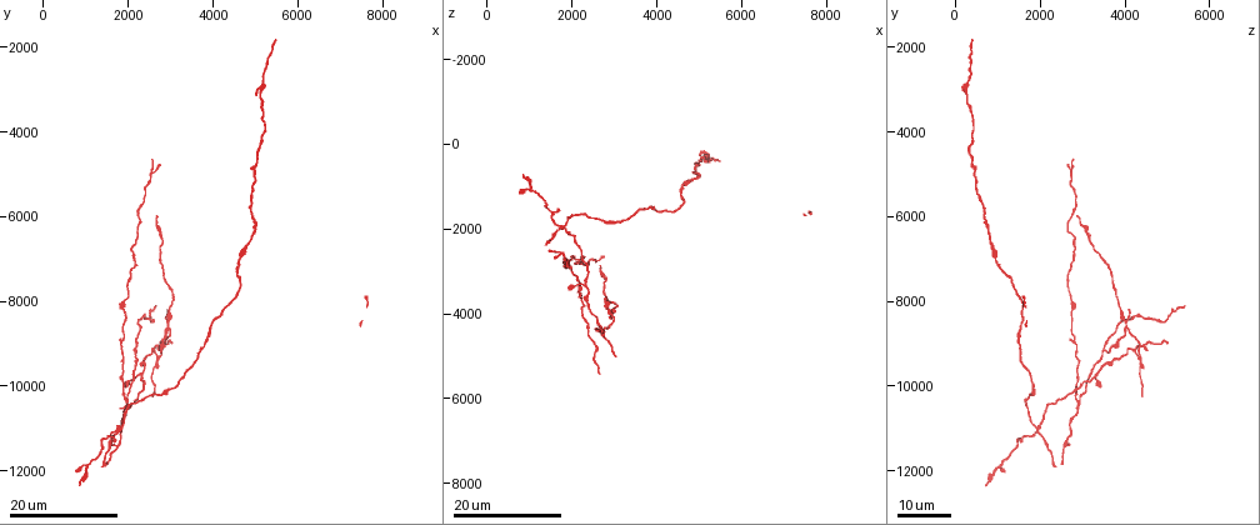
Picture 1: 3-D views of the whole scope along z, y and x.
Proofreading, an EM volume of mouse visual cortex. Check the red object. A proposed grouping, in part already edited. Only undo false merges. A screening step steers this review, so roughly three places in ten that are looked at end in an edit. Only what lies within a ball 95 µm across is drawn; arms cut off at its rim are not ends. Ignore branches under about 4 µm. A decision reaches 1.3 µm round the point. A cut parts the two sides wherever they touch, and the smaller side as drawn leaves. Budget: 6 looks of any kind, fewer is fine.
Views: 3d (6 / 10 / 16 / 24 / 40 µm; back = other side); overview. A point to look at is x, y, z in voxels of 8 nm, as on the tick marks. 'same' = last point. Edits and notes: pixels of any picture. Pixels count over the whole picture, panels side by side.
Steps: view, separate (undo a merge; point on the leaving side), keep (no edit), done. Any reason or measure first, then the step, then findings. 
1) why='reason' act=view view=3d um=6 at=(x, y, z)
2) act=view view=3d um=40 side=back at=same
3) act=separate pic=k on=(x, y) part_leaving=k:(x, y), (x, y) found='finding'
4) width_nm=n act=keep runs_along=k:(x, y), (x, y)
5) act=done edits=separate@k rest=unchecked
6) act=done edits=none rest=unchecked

why='three arms meet' act=view view=3d um=16 at=(1750, 10900, 1950)

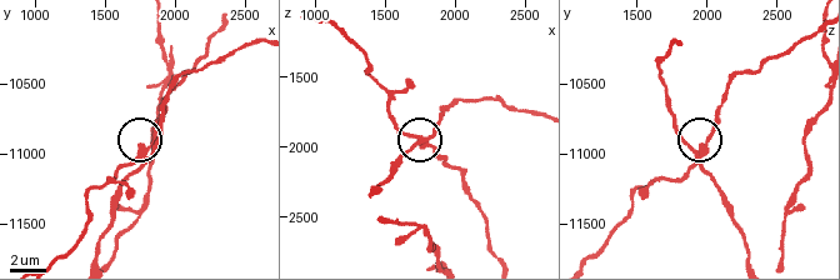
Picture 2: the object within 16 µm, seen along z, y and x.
why='zoom in' act=view view=3d um=10 at=(1780, 10960, 1980)

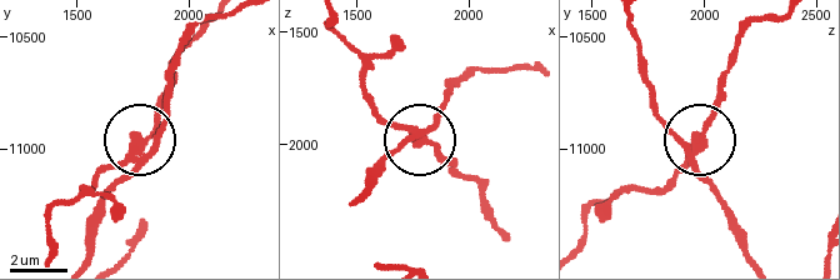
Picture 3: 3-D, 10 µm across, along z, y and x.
why='closer look' act=view view=3d um=6 at=(1780, 10960, 1990)

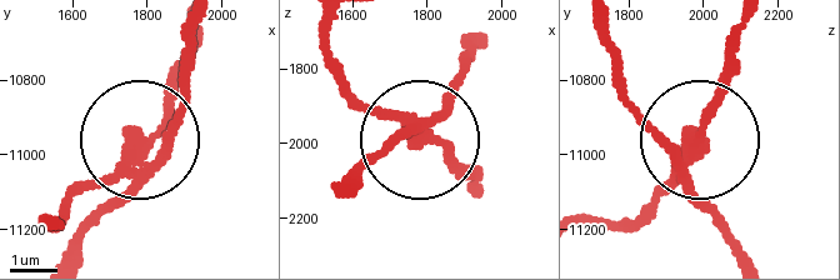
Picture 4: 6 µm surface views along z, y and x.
side_arm_um=19 arms=3 act=separate pic=4 on=(69, 193) found='two cells meet here'

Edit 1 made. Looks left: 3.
why='see it whole again' act=view view=overview

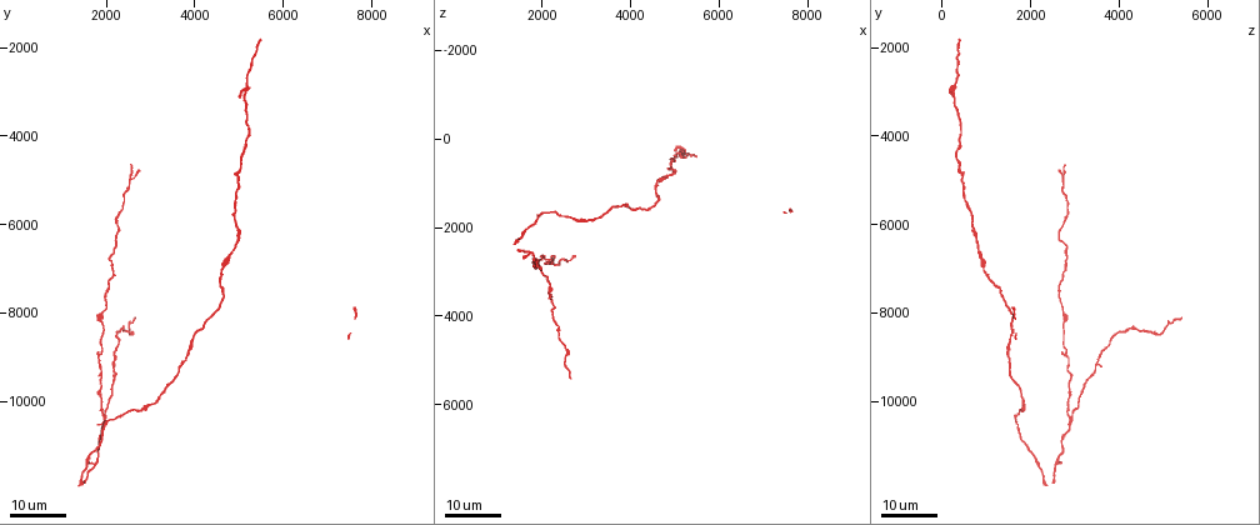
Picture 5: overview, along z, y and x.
why='three-way junction' act=view view=3d um=16 at=(1950, 10350, 2900)

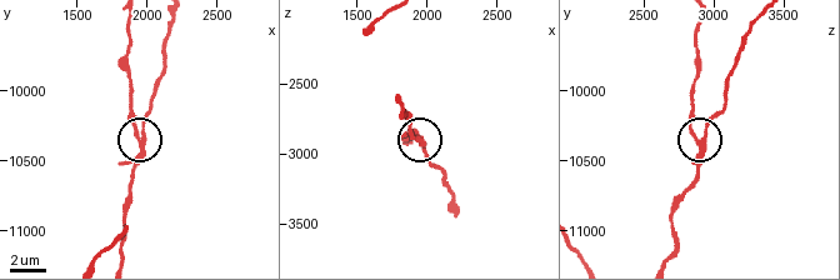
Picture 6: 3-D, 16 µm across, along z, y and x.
why='closer look' act=view view=3d um=10 at=(1980, 10360, 2900)

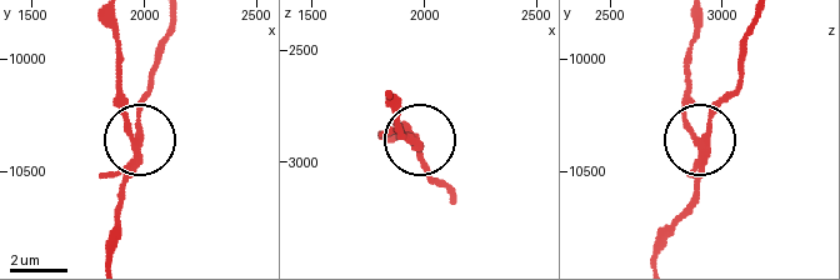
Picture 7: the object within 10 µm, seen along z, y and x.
side_arm_um=35 act=separate pic=7 on=(128, 116) part_leaving=7:(133, 155), (116, 21) found='a second cell is stuck on'

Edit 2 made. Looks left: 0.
act=done edits=separate@4,separate@7 rest=unchecked

